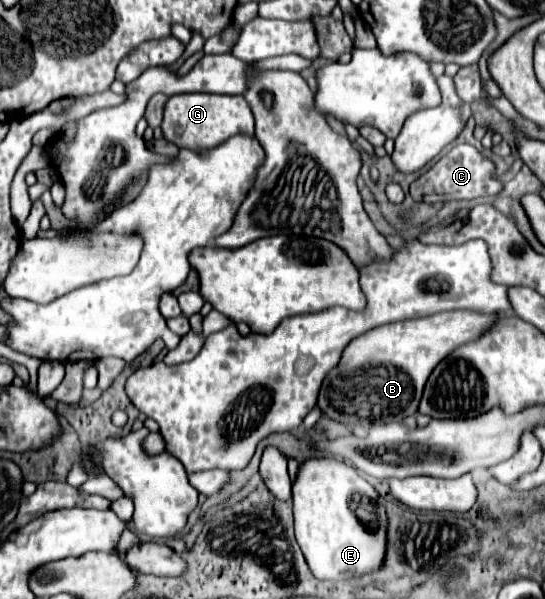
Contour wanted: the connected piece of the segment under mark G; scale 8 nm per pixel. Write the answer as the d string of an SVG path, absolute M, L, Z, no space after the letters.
M177 94L167 100L165 118L163 118L163 134L169 142L179 148L187 148L193 152L203 152L217 148L225 140L237 134L255 136L253 114L243 96L227 96L227 94Z

